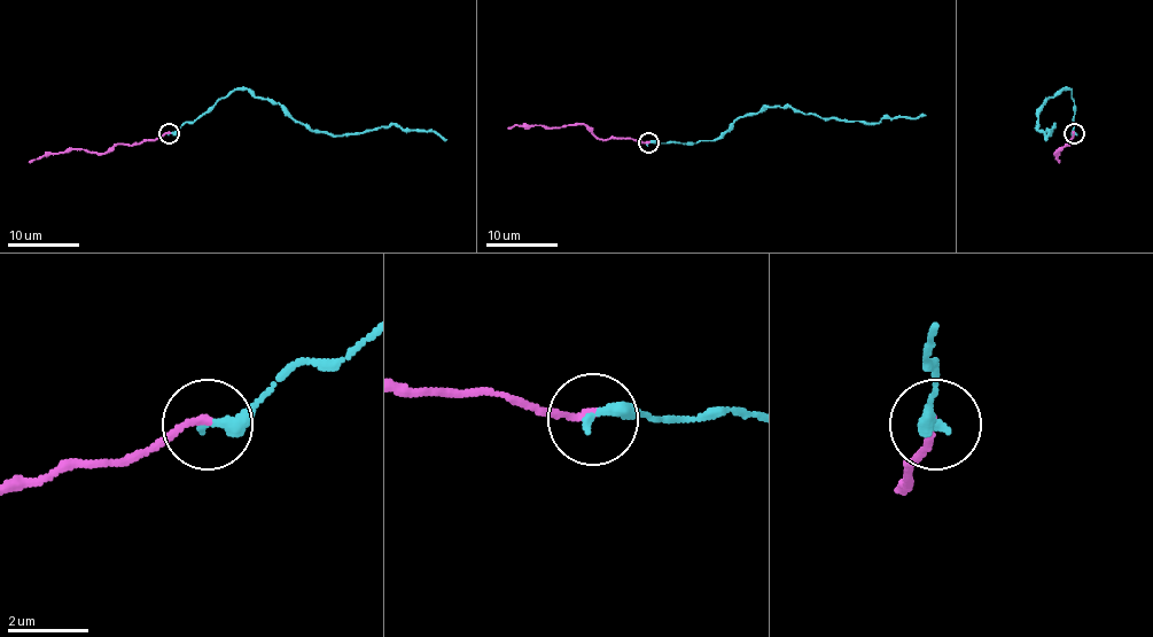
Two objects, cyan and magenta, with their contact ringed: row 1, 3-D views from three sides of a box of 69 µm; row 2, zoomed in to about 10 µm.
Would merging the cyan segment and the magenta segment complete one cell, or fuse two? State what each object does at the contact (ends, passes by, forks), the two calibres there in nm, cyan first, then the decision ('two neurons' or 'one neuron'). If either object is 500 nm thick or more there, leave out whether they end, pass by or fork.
cyan ends | magenta ends | 320/170 nm | one neuron

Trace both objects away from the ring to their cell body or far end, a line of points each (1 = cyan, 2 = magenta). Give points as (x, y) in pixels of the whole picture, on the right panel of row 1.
1: (1074, 133), (1072, 92), (1059, 90), (1046, 99), (1037, 113), (1039, 131), (1049, 134), (1053, 124), (1045, 140)
2: (1074, 133), (1069, 144), (1056, 153), (1058, 149), (1059, 163)

